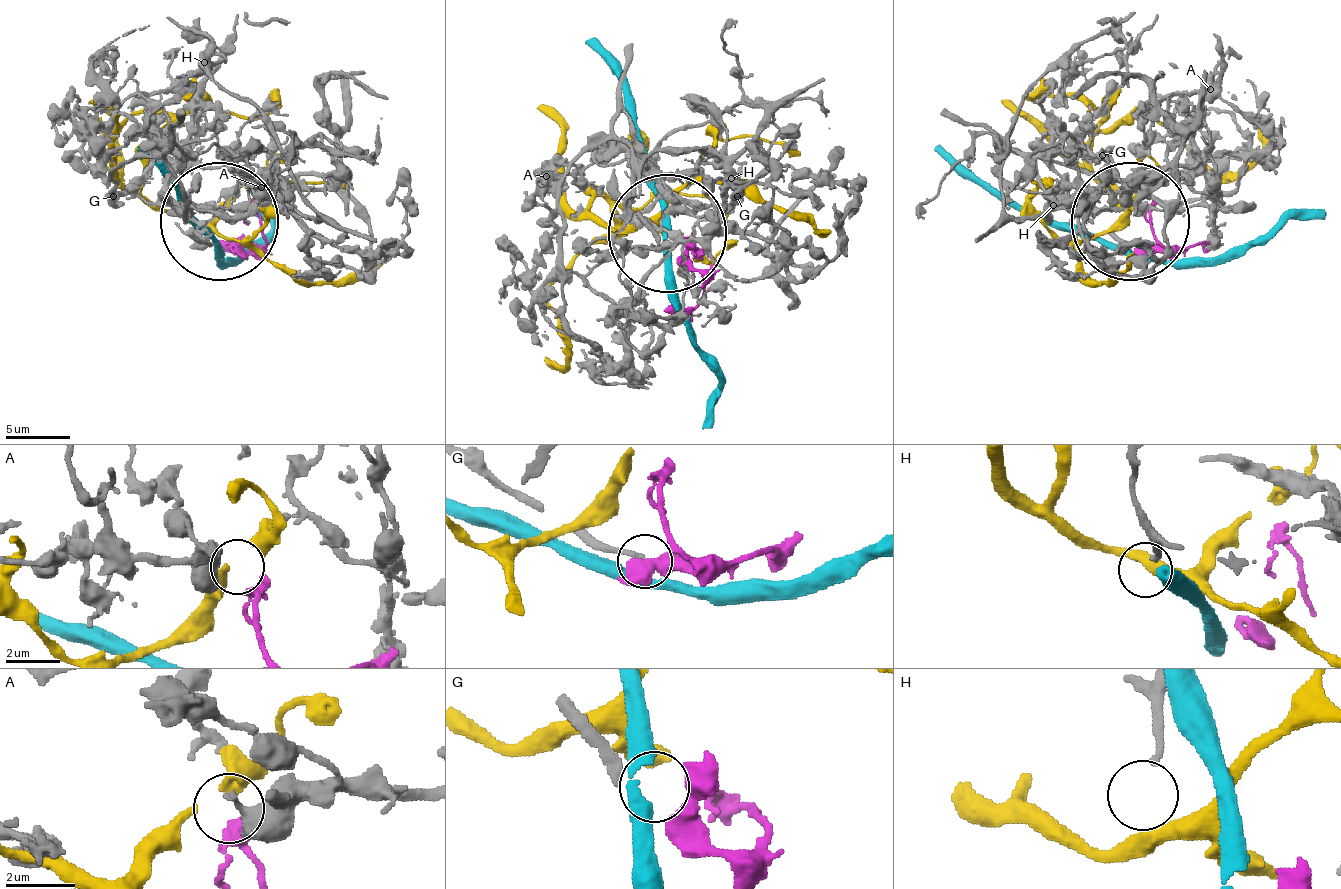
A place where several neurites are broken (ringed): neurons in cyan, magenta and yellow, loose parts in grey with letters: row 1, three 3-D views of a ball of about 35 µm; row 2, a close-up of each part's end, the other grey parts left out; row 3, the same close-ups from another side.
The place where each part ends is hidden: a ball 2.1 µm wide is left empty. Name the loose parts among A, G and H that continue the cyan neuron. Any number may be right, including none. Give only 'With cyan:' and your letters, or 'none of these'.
With cyan: none of these

